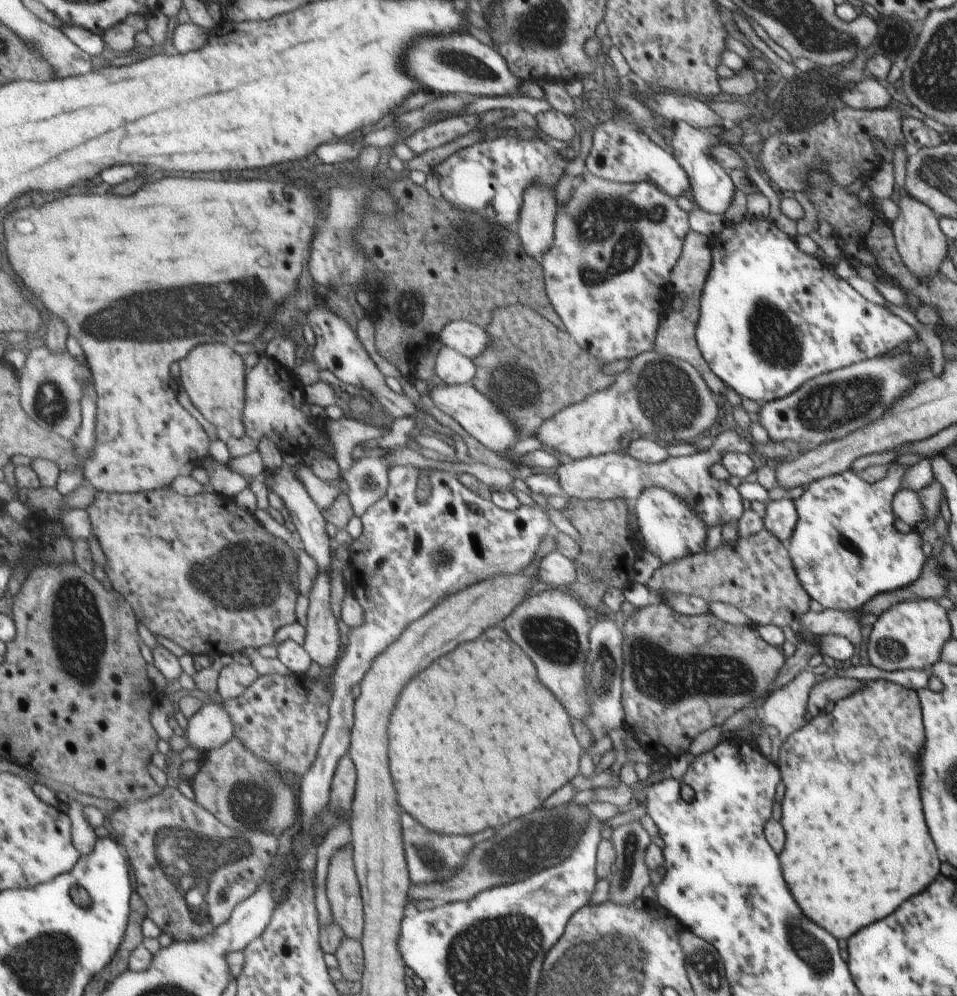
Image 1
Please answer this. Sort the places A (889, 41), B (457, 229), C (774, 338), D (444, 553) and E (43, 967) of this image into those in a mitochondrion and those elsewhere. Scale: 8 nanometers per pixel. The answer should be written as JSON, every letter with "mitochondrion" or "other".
{"A":"mitochondrion","B":"mitochondrion","C":"mitochondrion","D":"mitochondrion","E":"mitochondrion"}

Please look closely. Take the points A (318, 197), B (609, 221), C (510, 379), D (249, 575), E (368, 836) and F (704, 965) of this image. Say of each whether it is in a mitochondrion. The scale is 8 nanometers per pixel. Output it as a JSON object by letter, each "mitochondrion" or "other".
{"A":"other","B":"mitochondrion","C":"mitochondrion","D":"mitochondrion","E":"other","F":"mitochondrion"}

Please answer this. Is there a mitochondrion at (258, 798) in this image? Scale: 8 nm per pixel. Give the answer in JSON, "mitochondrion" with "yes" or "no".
{"mitochondrion":"yes"}

